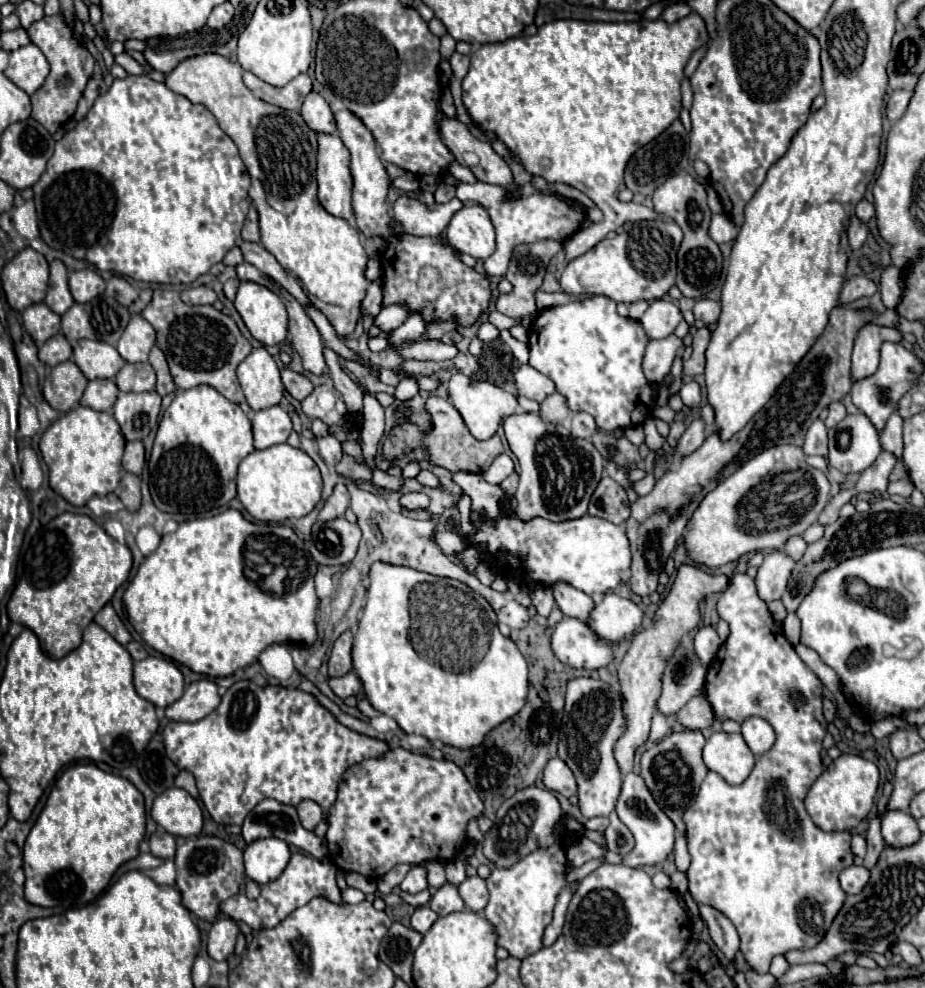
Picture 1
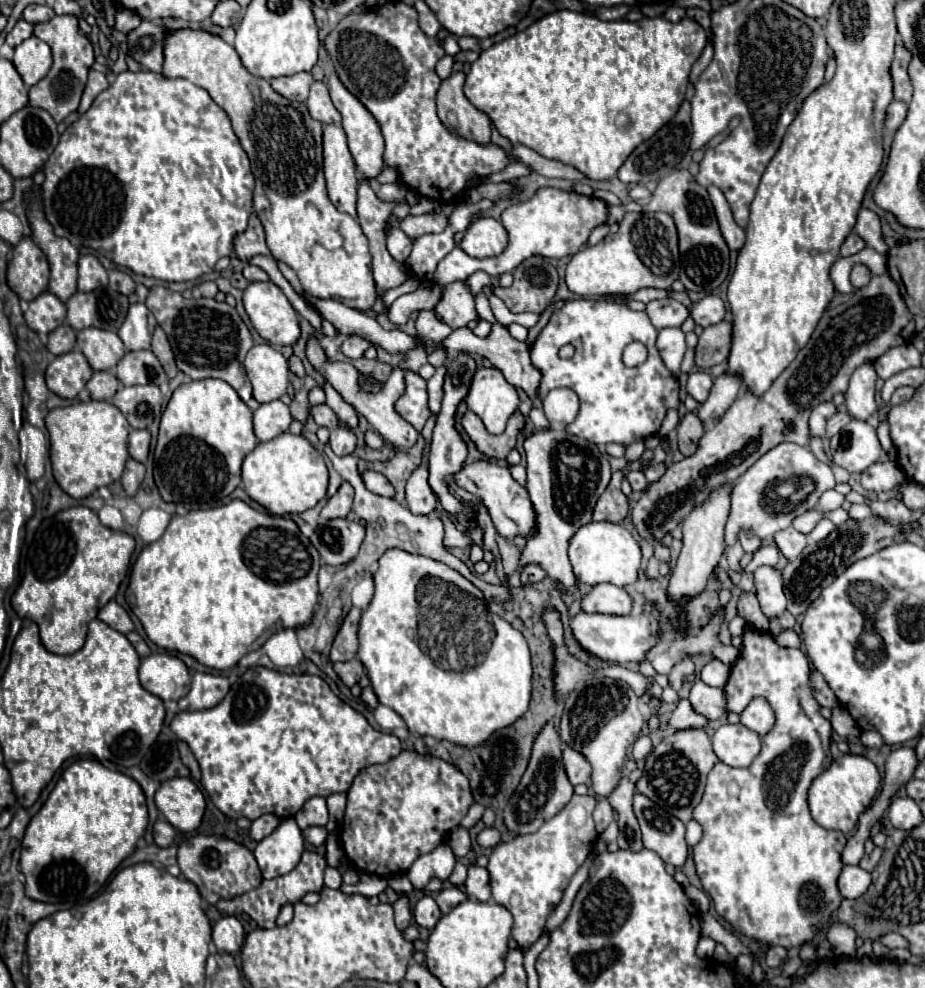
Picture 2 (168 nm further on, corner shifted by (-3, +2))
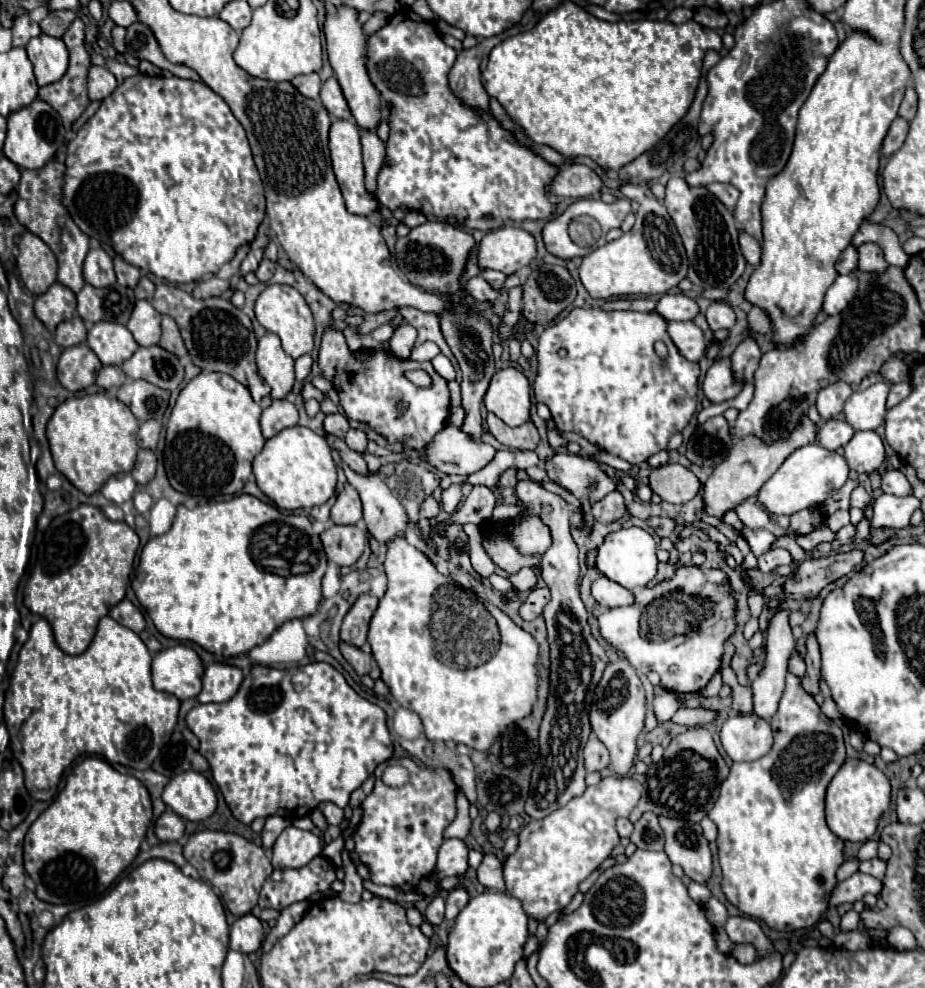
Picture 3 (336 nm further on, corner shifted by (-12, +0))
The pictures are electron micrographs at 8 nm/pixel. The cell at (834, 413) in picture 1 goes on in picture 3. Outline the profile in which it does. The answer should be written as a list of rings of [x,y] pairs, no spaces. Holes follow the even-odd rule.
[[[827,420],[825,422],[825,426],[819,430],[819,436],[817,436],[817,444],[819,446],[823,446],[823,448],[827,448],[827,450],[839,450],[839,448],[843,448],[849,440],[851,440],[851,436],[855,434],[855,430],[843,420],[843,422],[839,422],[839,420]]]

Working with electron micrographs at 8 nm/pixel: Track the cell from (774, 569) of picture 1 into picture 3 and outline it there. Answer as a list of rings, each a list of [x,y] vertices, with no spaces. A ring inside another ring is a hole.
[[[779,610],[769,622],[767,634],[765,634],[765,656],[763,656],[763,666],[759,670],[759,676],[751,682],[751,692],[753,692],[753,712],[757,716],[765,716],[767,720],[773,716],[777,710],[777,700],[781,700],[781,692],[785,688],[785,676],[787,676],[787,662],[795,654],[795,638],[791,634],[789,626],[789,612]]]

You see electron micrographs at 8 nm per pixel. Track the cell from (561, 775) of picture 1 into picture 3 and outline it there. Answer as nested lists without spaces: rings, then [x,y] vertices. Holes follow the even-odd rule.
[[[591,736],[587,746],[585,746],[585,766],[587,766],[587,772],[593,772],[593,770],[605,770],[609,766],[609,752],[605,748],[605,744]]]

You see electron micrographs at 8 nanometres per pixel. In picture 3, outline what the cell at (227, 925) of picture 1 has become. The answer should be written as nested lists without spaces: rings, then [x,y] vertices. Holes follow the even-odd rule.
[[[245,914],[231,926],[229,948],[243,954],[251,954],[257,948],[261,948],[263,938],[265,938],[265,932],[263,932],[261,920],[253,914]]]

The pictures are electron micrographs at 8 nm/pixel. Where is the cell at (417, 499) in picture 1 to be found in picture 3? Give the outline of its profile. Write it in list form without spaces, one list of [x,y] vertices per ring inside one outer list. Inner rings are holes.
[[[425,498],[423,500],[423,504],[421,504],[421,516],[423,518],[429,518],[429,520],[433,520],[433,518],[437,518],[437,500],[433,500],[433,498]]]

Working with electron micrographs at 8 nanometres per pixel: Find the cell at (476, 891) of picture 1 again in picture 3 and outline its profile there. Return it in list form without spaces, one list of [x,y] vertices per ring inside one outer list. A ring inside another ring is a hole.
[[[485,854],[481,866],[477,868],[477,880],[491,890],[505,890],[503,862],[495,854]]]

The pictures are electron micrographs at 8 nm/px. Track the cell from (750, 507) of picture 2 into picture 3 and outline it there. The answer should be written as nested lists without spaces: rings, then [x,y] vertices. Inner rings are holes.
[[[807,444],[793,452],[781,468],[761,486],[757,500],[773,514],[793,514],[801,508],[821,504],[831,490],[841,488],[847,482],[849,466],[839,452],[831,452],[817,444]]]

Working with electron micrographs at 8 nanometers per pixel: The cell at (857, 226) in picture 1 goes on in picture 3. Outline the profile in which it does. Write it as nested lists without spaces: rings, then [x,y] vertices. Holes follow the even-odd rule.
[[[849,246],[839,256],[835,270],[837,270],[837,274],[851,274],[855,268],[857,268],[857,250],[853,246]]]

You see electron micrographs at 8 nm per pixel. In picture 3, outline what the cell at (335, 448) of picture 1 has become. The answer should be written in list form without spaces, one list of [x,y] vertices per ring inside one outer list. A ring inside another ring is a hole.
[[[349,428],[347,436],[345,436],[345,442],[347,442],[347,446],[351,450],[355,450],[359,454],[365,452],[365,448],[367,448],[367,436],[365,436],[365,432],[361,428]]]

